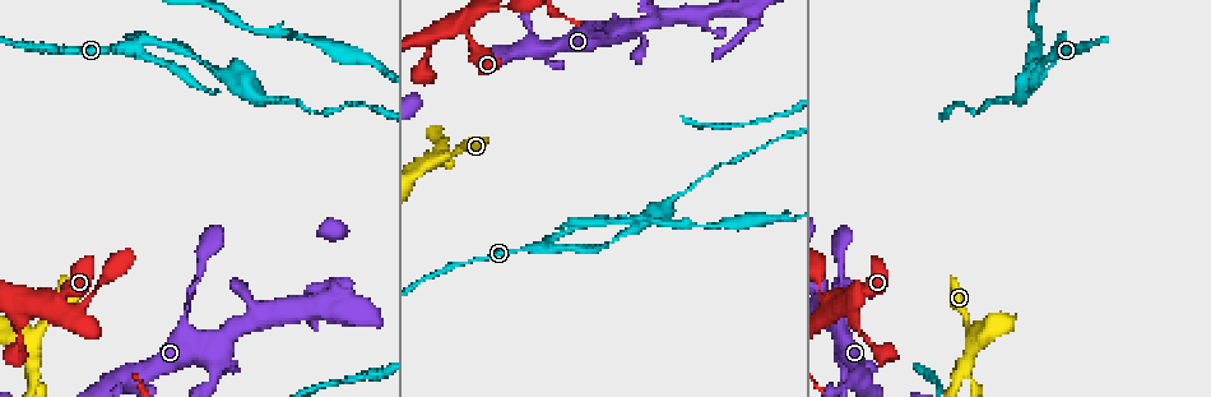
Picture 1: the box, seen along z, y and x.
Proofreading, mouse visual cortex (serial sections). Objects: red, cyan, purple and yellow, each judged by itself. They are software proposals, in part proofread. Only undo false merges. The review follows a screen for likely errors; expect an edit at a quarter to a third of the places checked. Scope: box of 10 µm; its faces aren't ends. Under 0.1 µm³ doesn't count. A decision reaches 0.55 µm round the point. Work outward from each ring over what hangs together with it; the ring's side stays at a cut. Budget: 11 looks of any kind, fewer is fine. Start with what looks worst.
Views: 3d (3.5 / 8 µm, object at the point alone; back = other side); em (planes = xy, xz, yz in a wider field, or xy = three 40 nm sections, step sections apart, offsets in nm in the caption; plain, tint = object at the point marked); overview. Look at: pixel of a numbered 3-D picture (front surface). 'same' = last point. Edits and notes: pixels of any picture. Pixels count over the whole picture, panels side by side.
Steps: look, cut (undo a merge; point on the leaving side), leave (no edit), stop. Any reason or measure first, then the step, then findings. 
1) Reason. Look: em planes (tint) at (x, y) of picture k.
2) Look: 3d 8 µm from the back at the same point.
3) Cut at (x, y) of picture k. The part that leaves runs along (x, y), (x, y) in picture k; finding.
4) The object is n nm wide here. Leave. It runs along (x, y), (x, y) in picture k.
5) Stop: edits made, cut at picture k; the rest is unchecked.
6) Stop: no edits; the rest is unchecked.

Four arms meet. Look: 3d 3.5 µm at (53, 304) of picture 1.

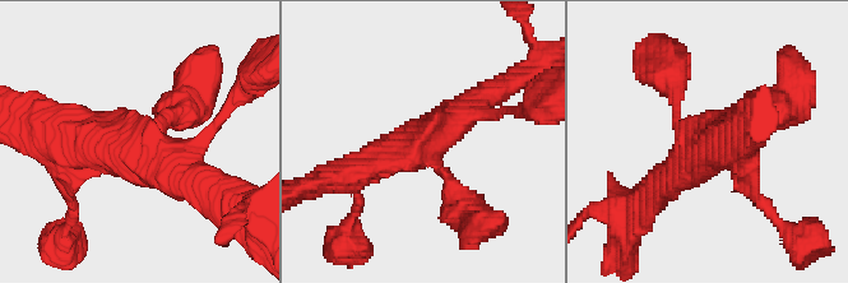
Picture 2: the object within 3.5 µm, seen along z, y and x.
4 arms meet here; the arms are 250, 300, 350, 400 nm wide. Look: em xy step 2 (tint) at (427, 143) of picture 2.

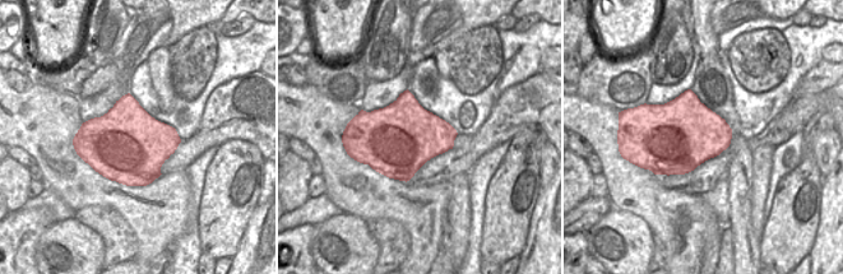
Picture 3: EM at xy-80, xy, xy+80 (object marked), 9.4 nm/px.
The object is 700 nm wide here. Leave. It runs along (179, 114), (73, 165) in picture 2; all the same cell.

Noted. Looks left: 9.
Thick turns thin. Look: 3d 3.5 µm at (262, 102) of picture 1.

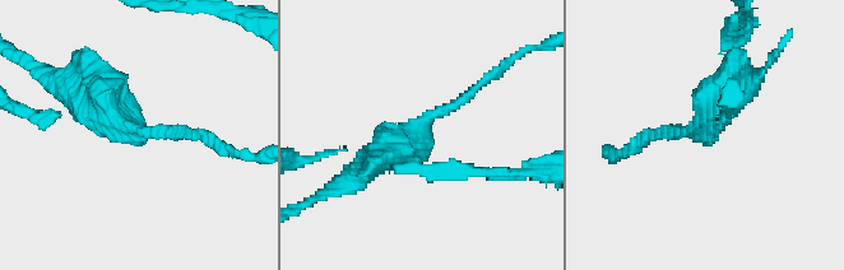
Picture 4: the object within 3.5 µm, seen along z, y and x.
The arms are 150, 400 nm wide; shape alone is not enough. Look: em planes (tint) at (423, 120) of picture 4.

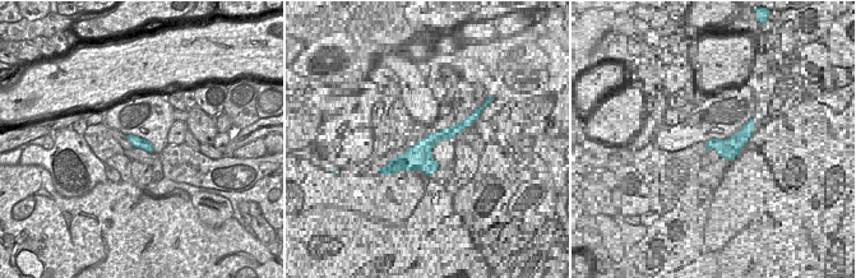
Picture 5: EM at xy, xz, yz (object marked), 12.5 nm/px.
Cut at (100, 77) of picture 4. A second cell is stuck on.

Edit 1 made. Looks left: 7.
Abrupt turn. Look: 3d 3.5 µm at (213, 366) of picture 1.

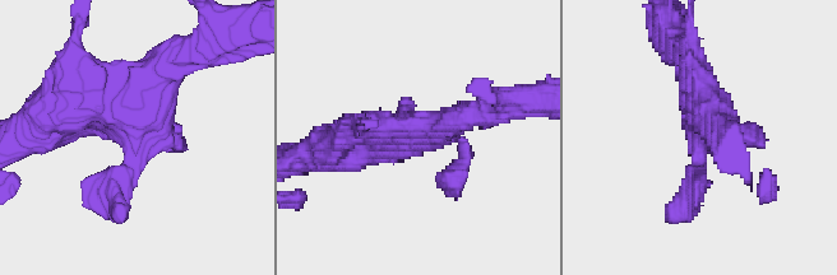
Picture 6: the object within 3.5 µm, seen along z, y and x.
Shape alone is not enough. Look: em xy step 3 (tint) at (136, 136) of picture 6.

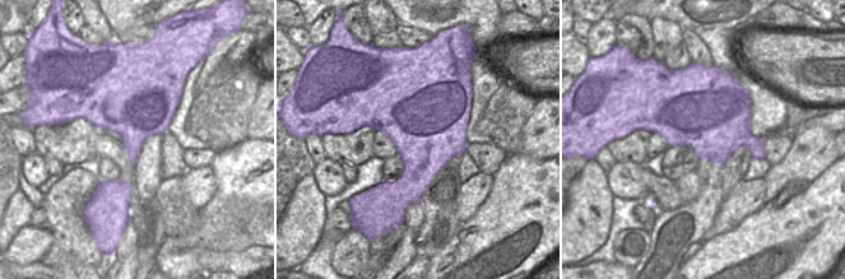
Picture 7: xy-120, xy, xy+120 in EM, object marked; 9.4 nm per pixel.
Leave. One cell here.

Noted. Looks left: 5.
A narrow waist. Look: 3d 3.5 µm at (595, 27) of picture 1.

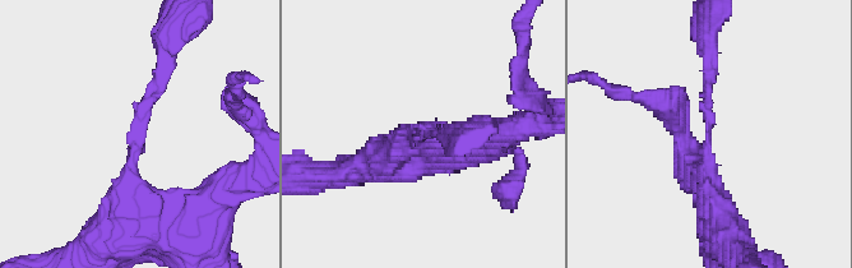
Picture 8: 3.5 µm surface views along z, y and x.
The arms are 150, 300 nm wide; now the EM. Look: em xy step 1 (tint) at (421, 131) of picture 8.

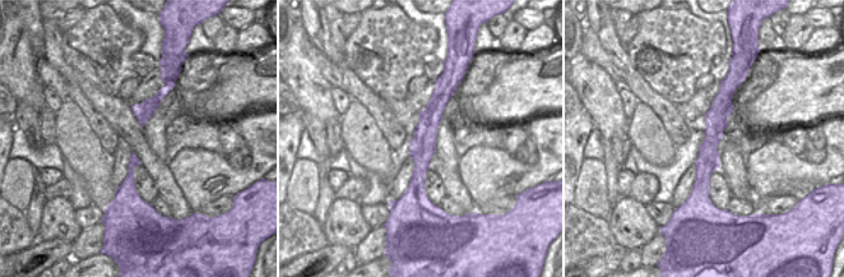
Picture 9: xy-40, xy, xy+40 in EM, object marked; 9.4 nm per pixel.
Look: em xy step 5 (tint) at the same point.

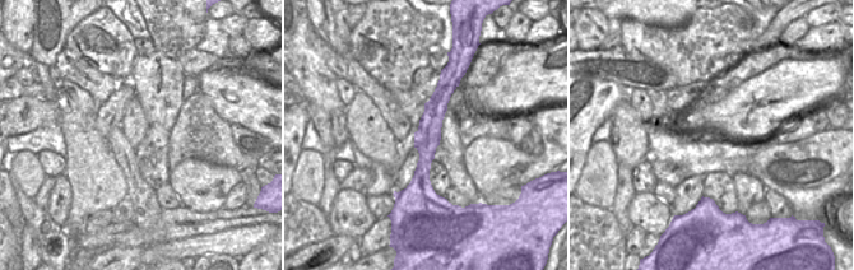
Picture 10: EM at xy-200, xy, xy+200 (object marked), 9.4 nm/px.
Leave. It runs along (124, 207), (135, 125), (167, 46) in picture 8; all the same cell.

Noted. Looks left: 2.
Stop: edits made, cut at picture 4; the rest is unchecked.

